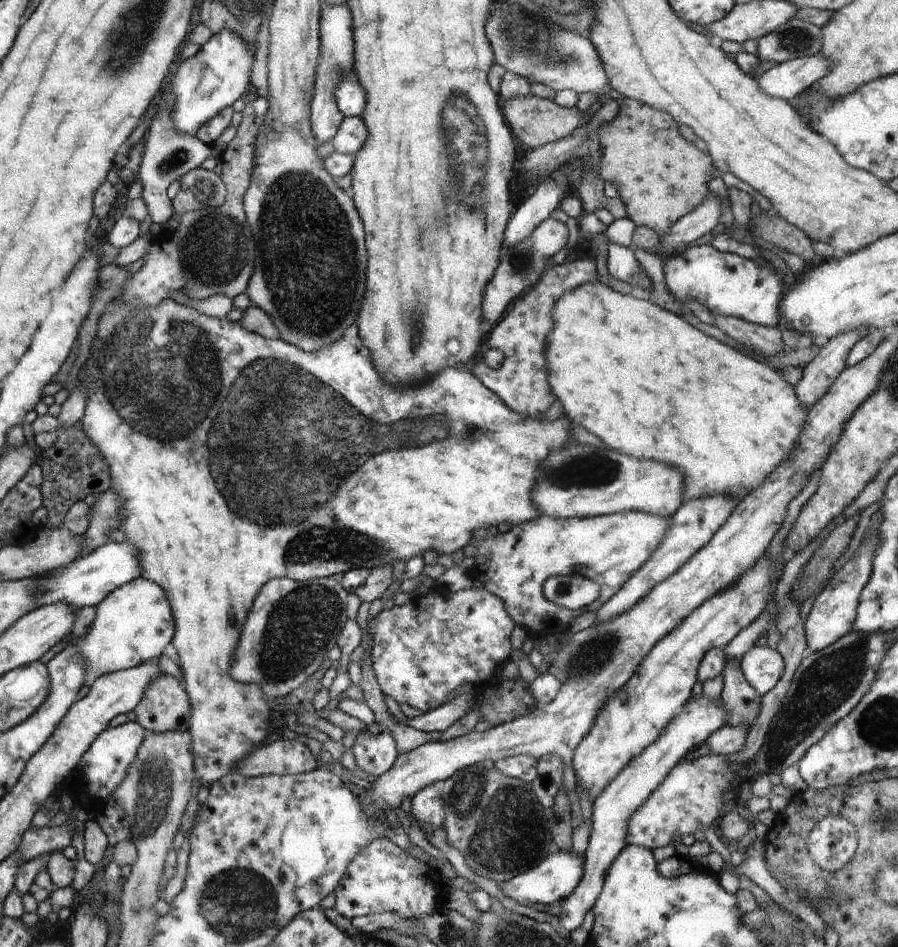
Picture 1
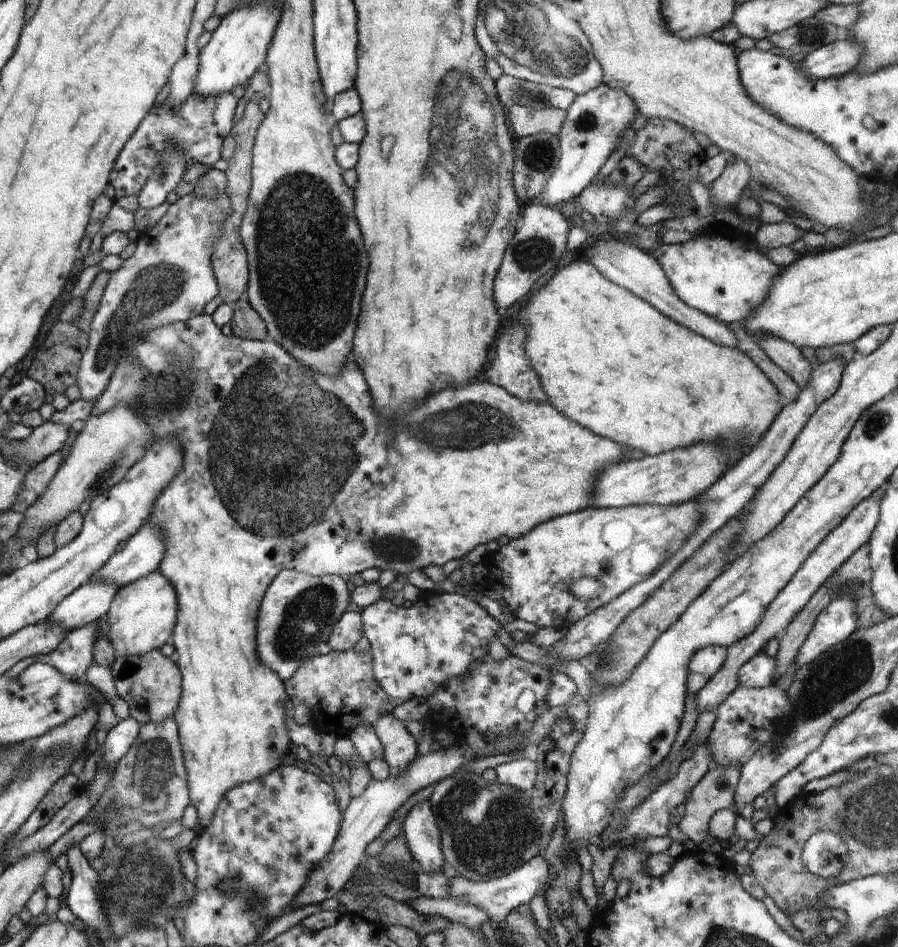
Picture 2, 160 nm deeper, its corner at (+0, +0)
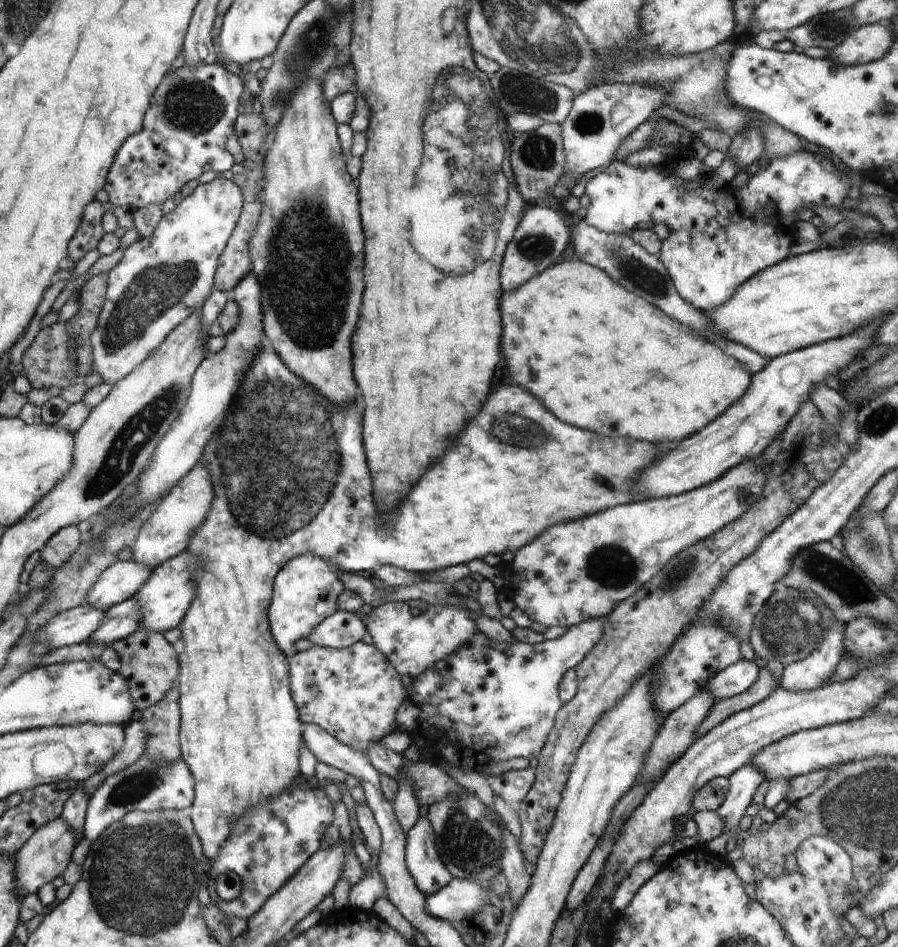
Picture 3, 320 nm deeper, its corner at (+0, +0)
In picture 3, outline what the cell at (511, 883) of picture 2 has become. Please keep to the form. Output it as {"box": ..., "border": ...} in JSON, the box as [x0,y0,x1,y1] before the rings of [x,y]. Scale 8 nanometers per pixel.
{"box":[425,878,485,924],"border":[[[453,878],[450,884],[426,896],[425,911],[450,924],[473,917],[485,905],[485,889],[474,881]]]}

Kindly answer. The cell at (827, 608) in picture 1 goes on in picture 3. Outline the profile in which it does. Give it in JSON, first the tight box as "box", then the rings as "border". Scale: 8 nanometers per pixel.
{"box":[779,622,843,693],"border":[[[840,622],[833,625],[820,648],[808,658],[784,667],[779,686],[795,693],[826,686],[826,682],[831,680],[838,663],[843,659],[843,626]]]}

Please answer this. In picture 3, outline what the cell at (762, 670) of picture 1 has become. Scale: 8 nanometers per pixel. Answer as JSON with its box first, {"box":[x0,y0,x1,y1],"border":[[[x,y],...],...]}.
{"box":[705,658,762,702],"border":[[[742,658],[716,674],[705,690],[709,691],[714,702],[721,701],[750,688],[762,671],[754,661]]]}

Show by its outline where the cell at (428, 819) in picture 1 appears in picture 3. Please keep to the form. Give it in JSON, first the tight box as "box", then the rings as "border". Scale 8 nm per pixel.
{"box":[405,817,454,896],"border":[[[426,817],[418,819],[406,834],[405,863],[418,890],[425,896],[440,891],[454,878],[439,857],[435,831]]]}

